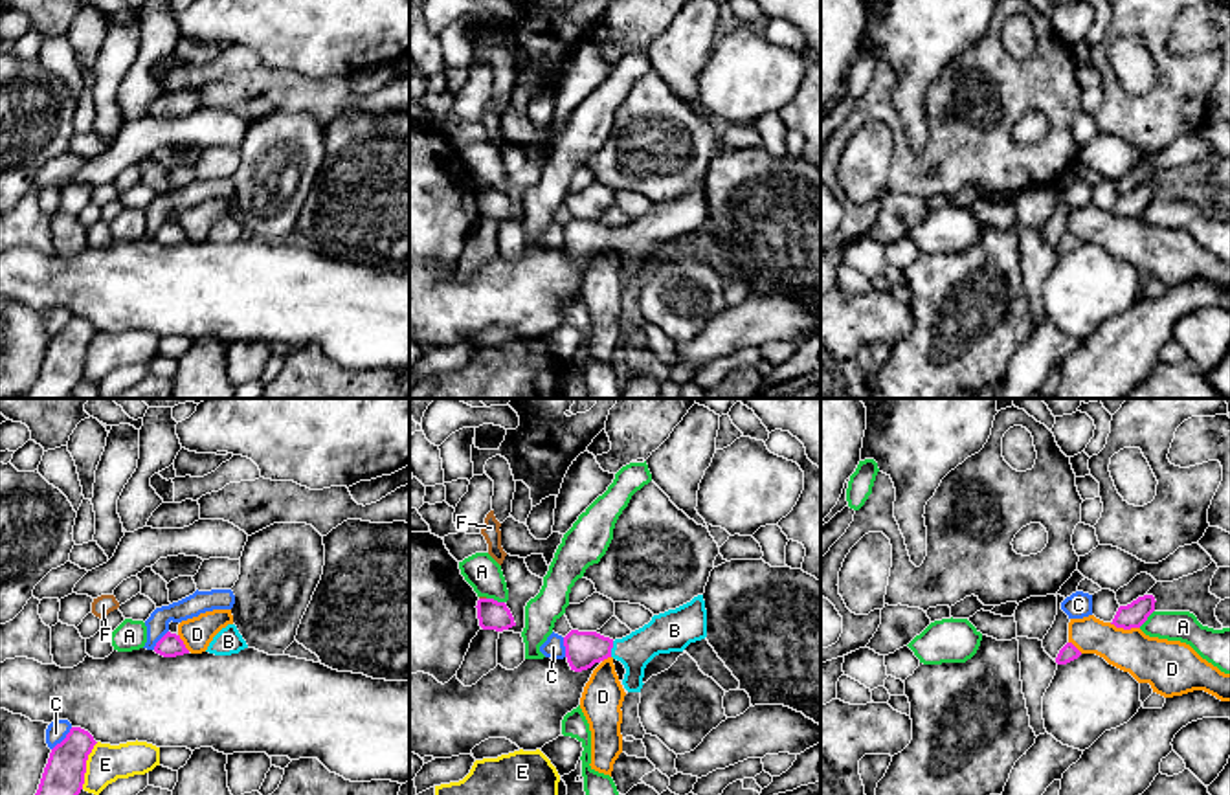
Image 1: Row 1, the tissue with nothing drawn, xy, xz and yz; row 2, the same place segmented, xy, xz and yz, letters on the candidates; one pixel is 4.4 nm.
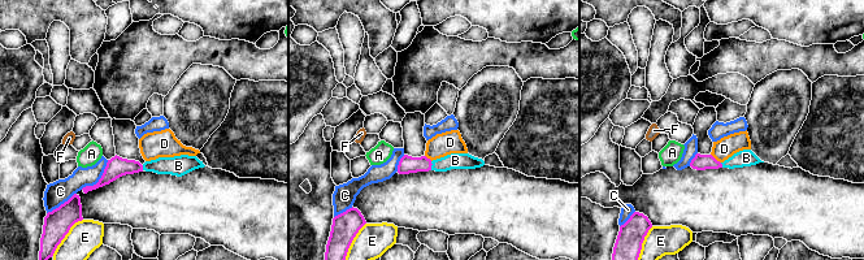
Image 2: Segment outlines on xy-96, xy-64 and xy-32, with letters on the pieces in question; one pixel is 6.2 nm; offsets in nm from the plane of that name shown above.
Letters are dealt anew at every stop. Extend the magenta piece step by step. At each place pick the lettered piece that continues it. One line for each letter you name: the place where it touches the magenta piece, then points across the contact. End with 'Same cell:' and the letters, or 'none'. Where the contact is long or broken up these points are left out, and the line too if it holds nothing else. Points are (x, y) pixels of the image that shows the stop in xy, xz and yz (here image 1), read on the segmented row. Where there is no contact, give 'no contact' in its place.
B: meets magenta in xz at (612, 647); runs through xz (582, 649), (612, 647), (641, 647), (667, 632)
Same cell: B

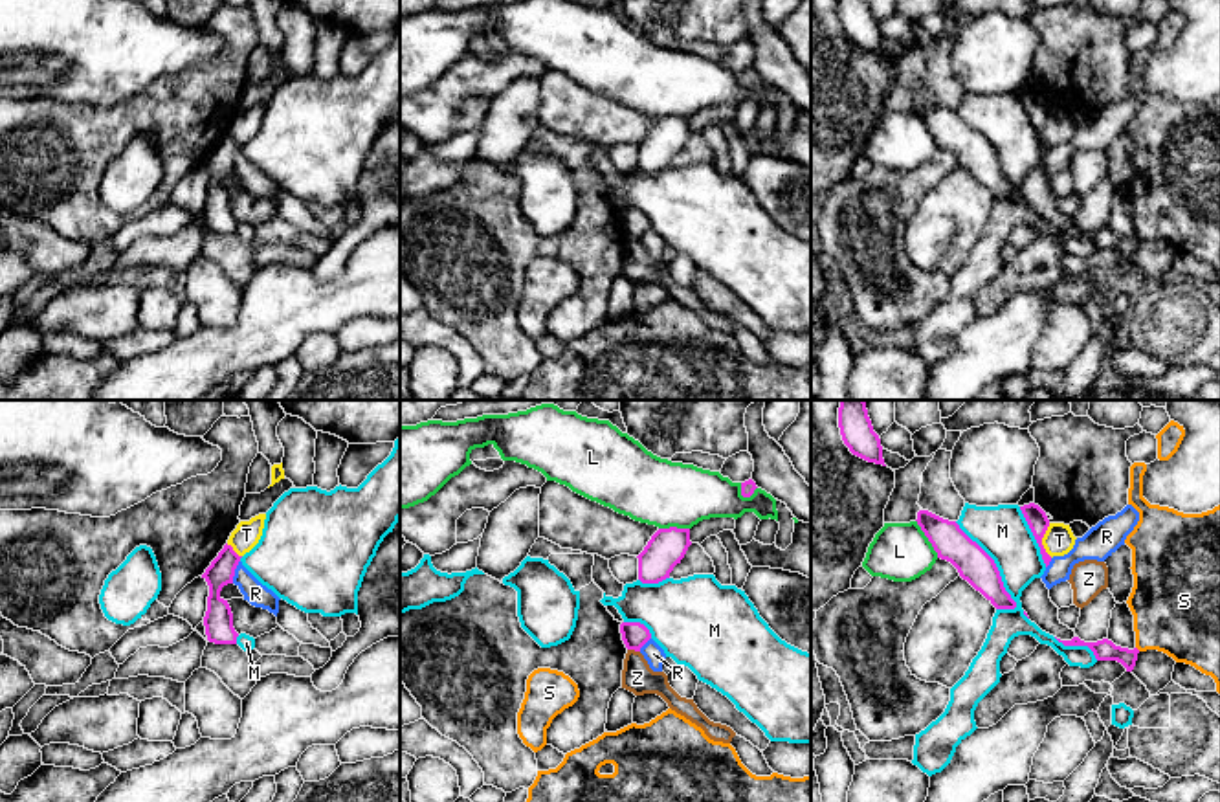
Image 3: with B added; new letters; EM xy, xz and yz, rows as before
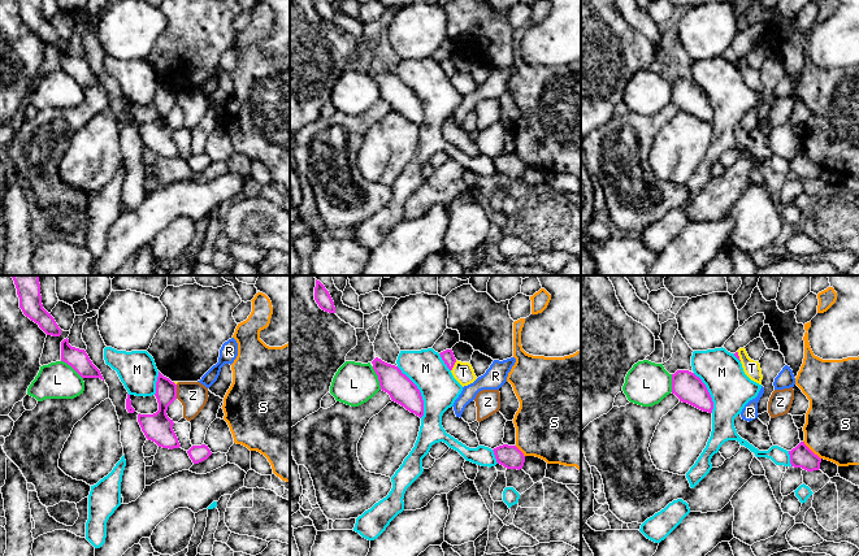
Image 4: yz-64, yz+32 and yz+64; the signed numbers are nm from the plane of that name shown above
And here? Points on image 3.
Same cell: none

